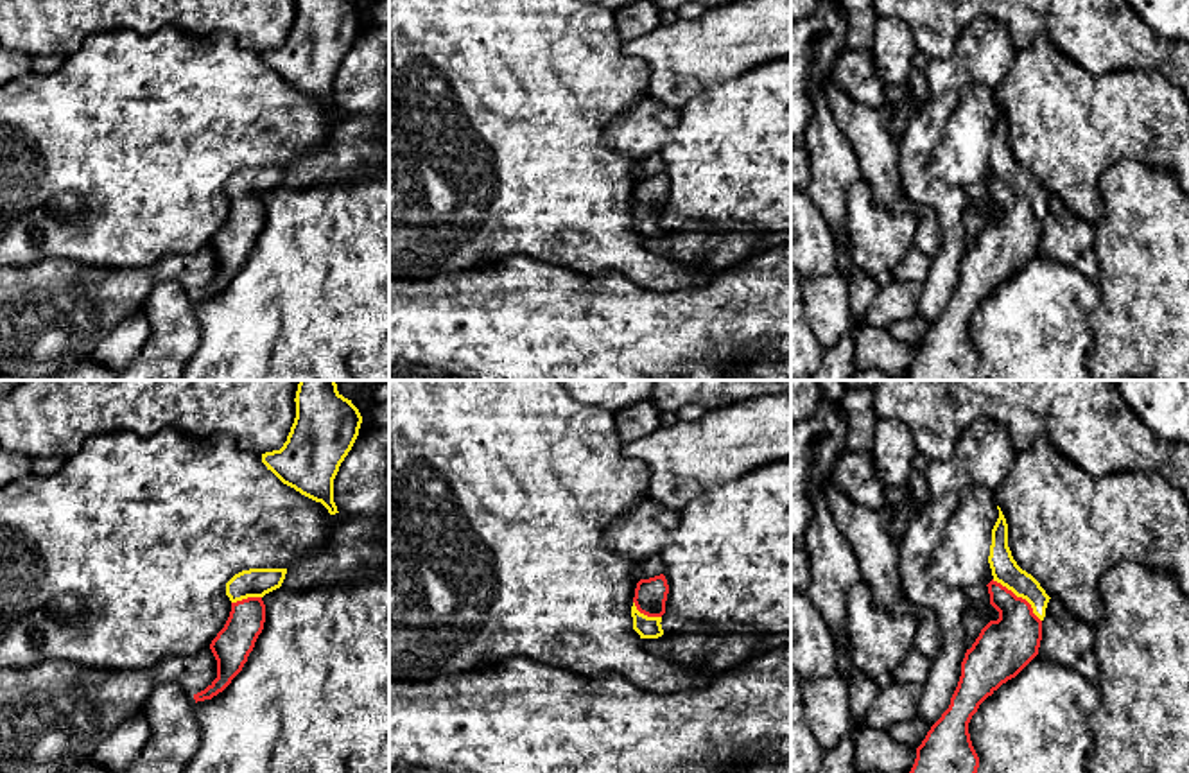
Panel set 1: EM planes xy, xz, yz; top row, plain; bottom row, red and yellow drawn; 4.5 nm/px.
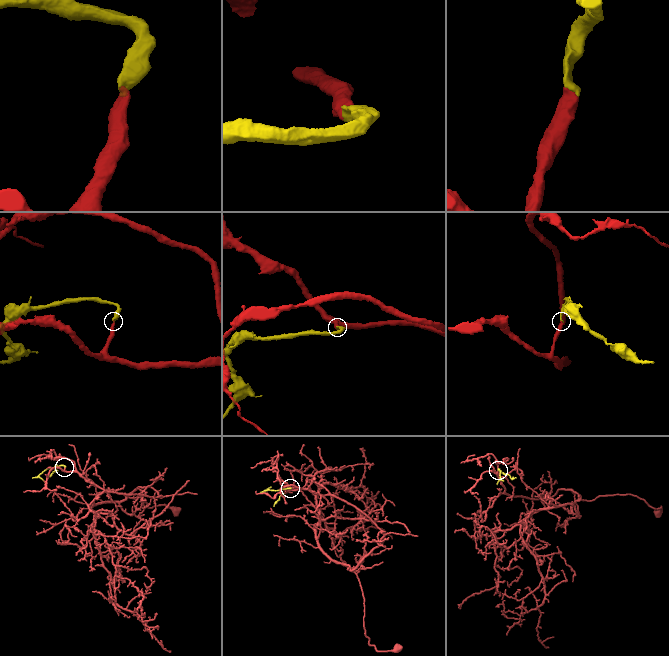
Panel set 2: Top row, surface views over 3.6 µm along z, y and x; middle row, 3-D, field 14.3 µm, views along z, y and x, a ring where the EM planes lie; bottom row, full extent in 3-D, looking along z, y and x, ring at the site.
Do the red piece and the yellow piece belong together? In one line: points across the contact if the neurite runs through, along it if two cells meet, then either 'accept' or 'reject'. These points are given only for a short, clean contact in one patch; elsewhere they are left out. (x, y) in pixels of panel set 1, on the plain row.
runs through yz (1005, 244), (1019, 226), (1019, 196), (1012, 189), (1005, 167); accept

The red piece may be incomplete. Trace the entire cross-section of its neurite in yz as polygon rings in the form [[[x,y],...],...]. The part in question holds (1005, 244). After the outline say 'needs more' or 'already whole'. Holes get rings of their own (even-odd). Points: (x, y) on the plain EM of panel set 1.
[[[999,104],[997,108],[988,154],[994,178],[986,185],[999,217],[990,219],[967,248],[950,303],[916,346],[906,380],[972,380],[979,366],[968,332],[972,314],[1038,253],[1051,195],[1013,158],[1008,122]]] | needs more

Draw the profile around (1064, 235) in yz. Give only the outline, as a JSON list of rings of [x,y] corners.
[[[1051,195],[1042,219],[1038,251],[1054,262],[1074,265],[1080,255],[1094,246],[1094,226],[1074,215],[1056,195]]]

